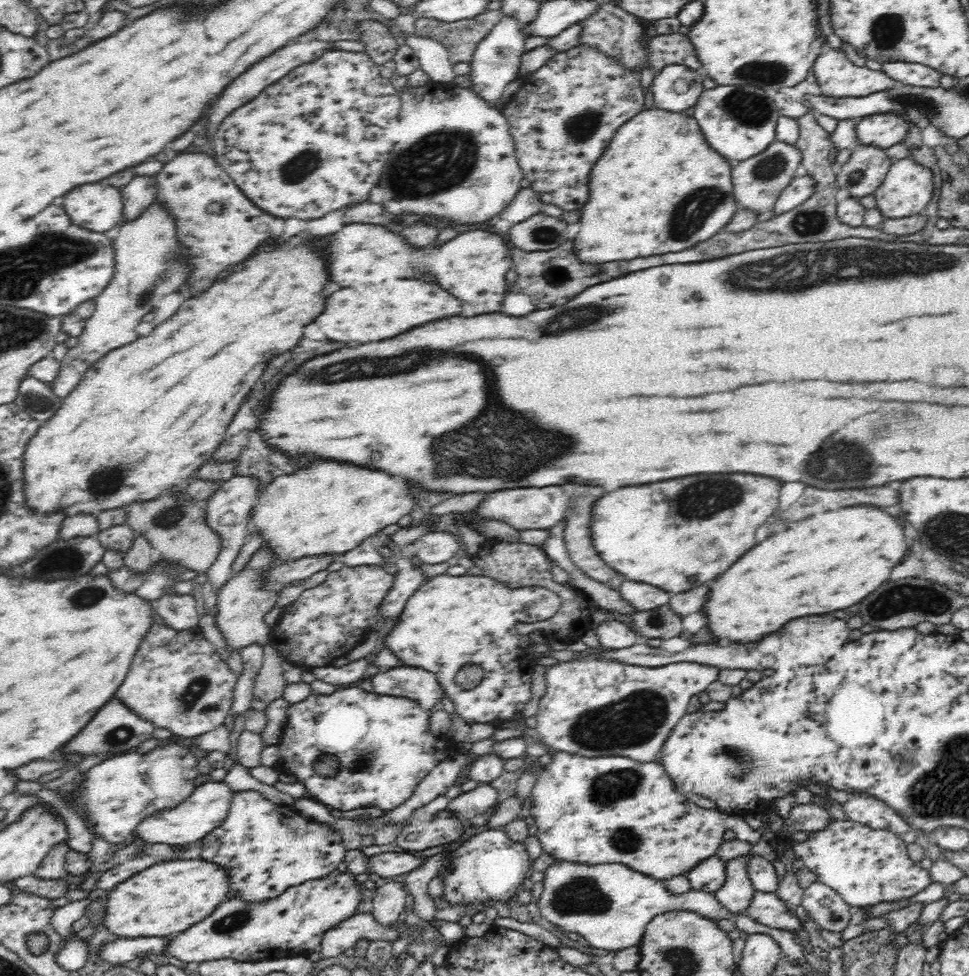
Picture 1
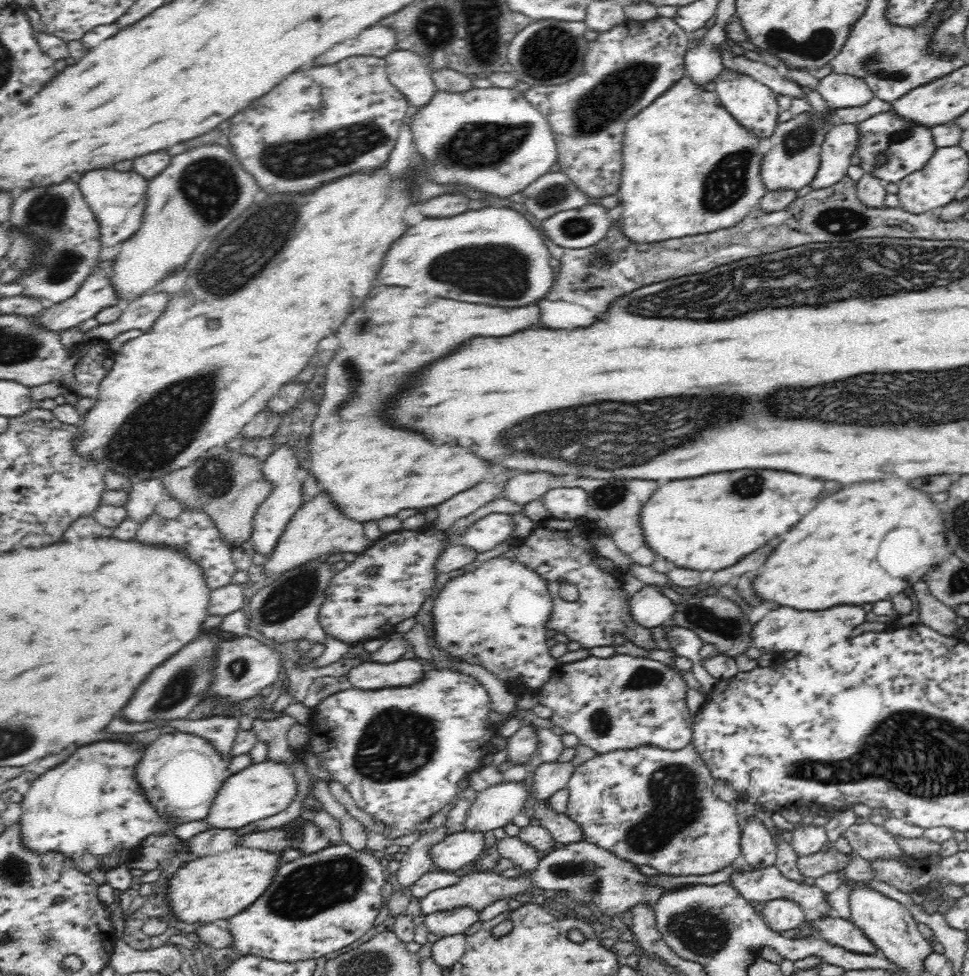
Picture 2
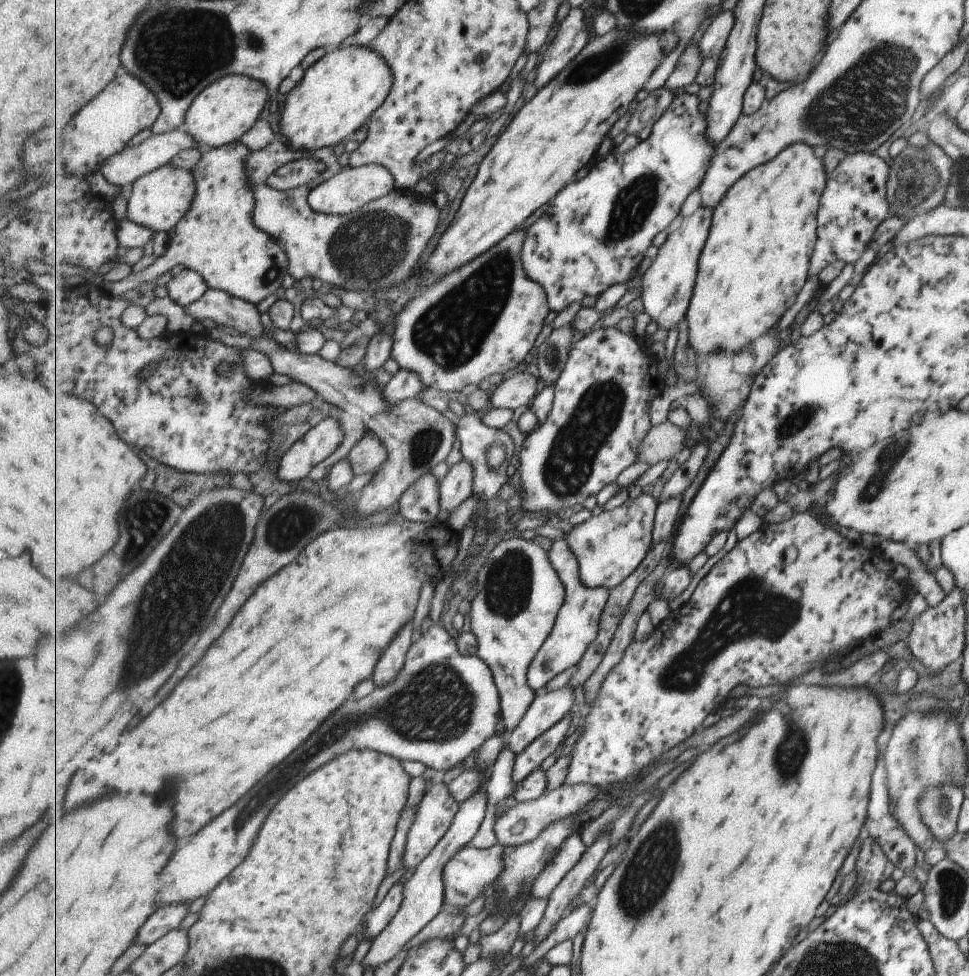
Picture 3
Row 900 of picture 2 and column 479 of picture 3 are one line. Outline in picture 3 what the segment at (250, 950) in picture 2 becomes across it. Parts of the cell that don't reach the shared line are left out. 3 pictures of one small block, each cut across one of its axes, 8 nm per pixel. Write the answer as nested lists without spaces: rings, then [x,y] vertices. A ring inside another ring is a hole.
[[[519,227],[474,261],[430,282],[420,295],[398,312],[392,358],[399,368],[418,372],[424,386],[443,392],[460,392],[487,376],[509,372],[523,362],[523,358],[533,350],[543,326],[552,317],[544,286],[529,278],[524,269],[522,252],[528,230]]]

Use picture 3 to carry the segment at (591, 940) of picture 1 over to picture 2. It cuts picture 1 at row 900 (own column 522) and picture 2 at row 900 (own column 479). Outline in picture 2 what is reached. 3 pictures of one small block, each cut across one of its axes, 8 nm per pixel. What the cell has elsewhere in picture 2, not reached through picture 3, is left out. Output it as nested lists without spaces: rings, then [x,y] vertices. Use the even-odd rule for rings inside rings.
[[[580,841],[550,851],[539,861],[539,866],[534,871],[521,872],[516,878],[504,878],[486,871],[468,874],[464,875],[458,884],[434,890],[424,898],[416,898],[416,902],[424,916],[464,906],[483,911],[497,900],[508,899],[512,894],[528,893],[532,888],[540,888],[567,892],[568,899],[575,904],[586,907],[595,904],[604,916],[614,917],[631,911],[640,902],[649,902],[650,907],[655,907],[658,896],[666,891],[654,886],[651,888],[646,878],[634,864],[619,860],[614,854],[597,845]]]

